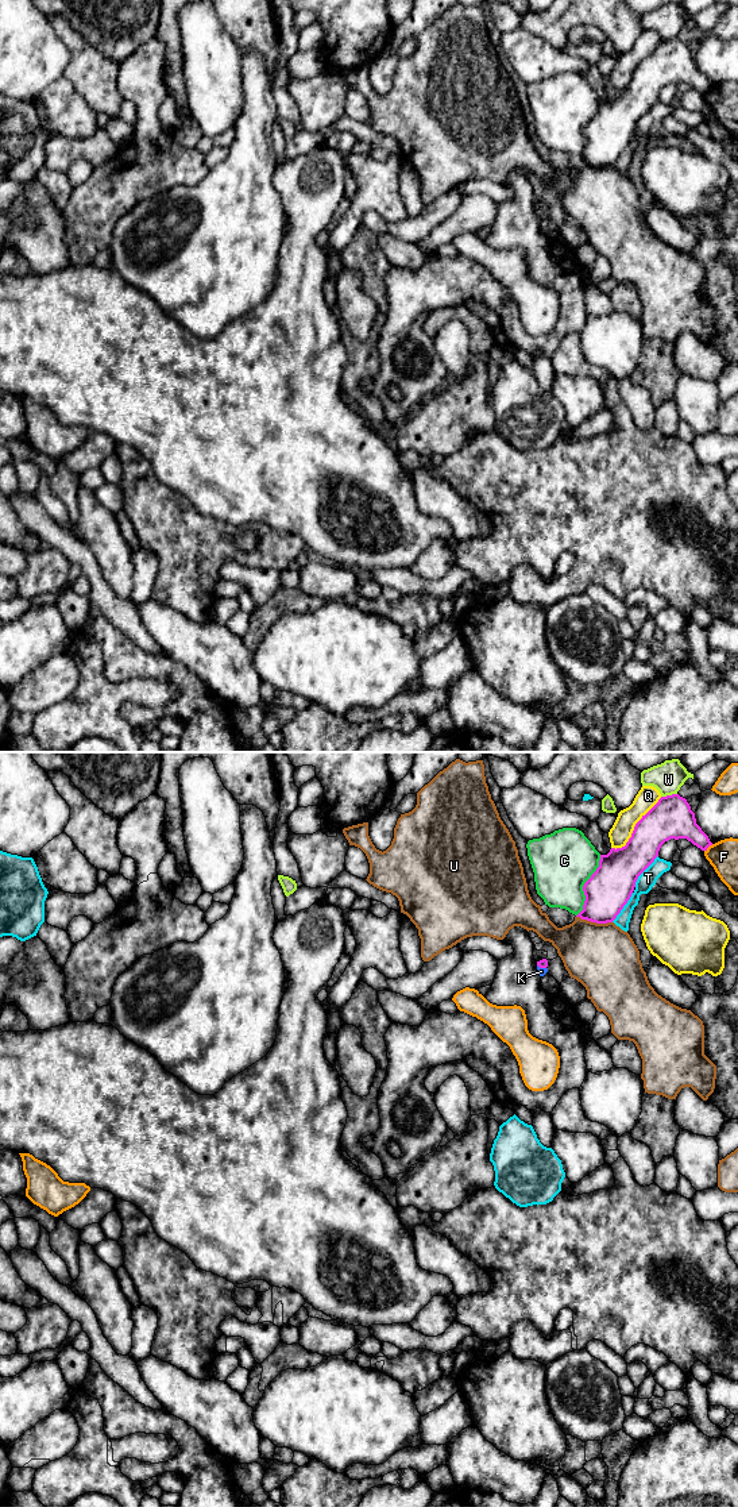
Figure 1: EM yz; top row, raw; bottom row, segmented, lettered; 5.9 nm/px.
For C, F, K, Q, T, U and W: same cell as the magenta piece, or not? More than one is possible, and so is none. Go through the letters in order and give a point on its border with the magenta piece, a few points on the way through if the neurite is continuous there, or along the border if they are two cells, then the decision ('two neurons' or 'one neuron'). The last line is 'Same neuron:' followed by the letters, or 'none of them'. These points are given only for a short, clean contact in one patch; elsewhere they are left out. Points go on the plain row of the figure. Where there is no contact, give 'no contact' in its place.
C: contact yz (583, 130); two neurons
F: contact yz (708, 89); two neurons
K: contact yz (541, 211); way yz (543, 207), (541, 211), (541, 215); one neuron
Q: contact yz (634, 72); two neurons
T: contact yz (644, 114); two neurons
U: contact yz (594, 165); two neurons
W: contact yz (668, 39); two neurons
Same neuron: K

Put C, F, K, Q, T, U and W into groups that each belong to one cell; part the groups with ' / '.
C / F / K / Q / T / U / W

